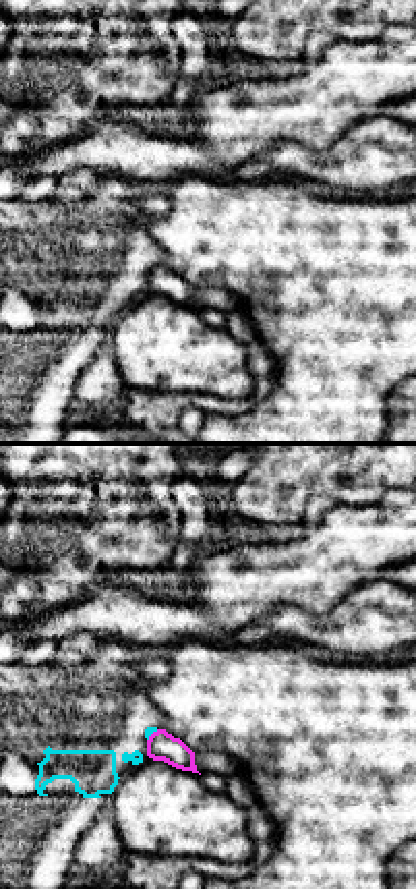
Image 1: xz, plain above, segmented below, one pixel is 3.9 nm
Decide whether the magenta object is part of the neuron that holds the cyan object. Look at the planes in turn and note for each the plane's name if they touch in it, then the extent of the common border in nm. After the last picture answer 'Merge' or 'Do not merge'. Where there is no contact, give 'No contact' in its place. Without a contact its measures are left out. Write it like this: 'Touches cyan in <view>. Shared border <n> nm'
Touches cyan in xz. Shared border 60 nm

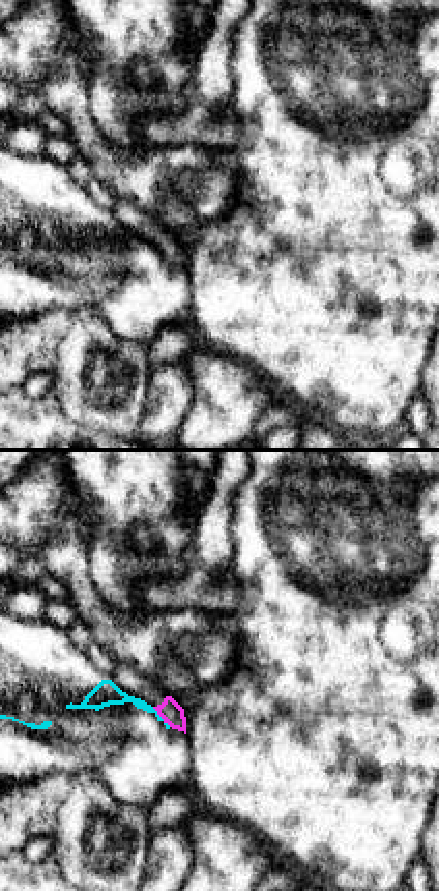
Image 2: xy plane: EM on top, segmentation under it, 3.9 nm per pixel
Touches cyan in xy. Shared border 110 nm

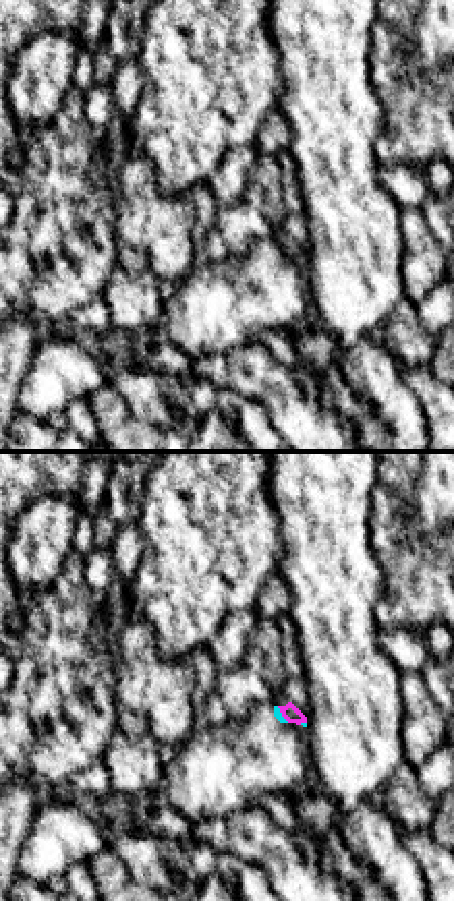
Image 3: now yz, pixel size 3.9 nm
Touches cyan in yz. Shared border 80 nm

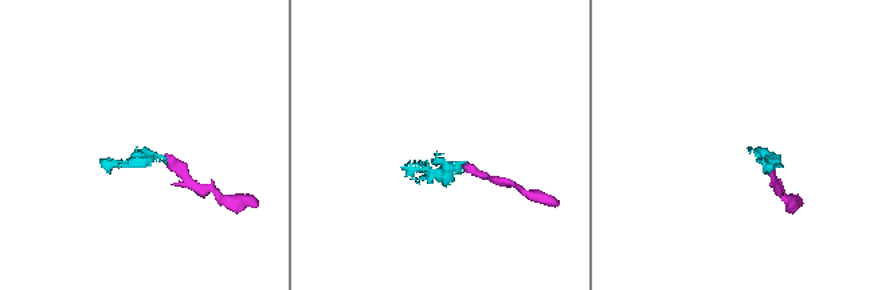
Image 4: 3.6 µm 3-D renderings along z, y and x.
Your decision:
Do not merge

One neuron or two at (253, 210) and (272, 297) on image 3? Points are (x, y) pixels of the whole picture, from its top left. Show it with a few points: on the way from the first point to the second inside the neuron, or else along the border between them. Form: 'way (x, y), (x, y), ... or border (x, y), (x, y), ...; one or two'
border (272, 239), (258, 239), (245, 253), (231, 255); two

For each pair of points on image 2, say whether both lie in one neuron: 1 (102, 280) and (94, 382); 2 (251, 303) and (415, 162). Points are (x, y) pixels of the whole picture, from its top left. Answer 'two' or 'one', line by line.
1: two
2: one

